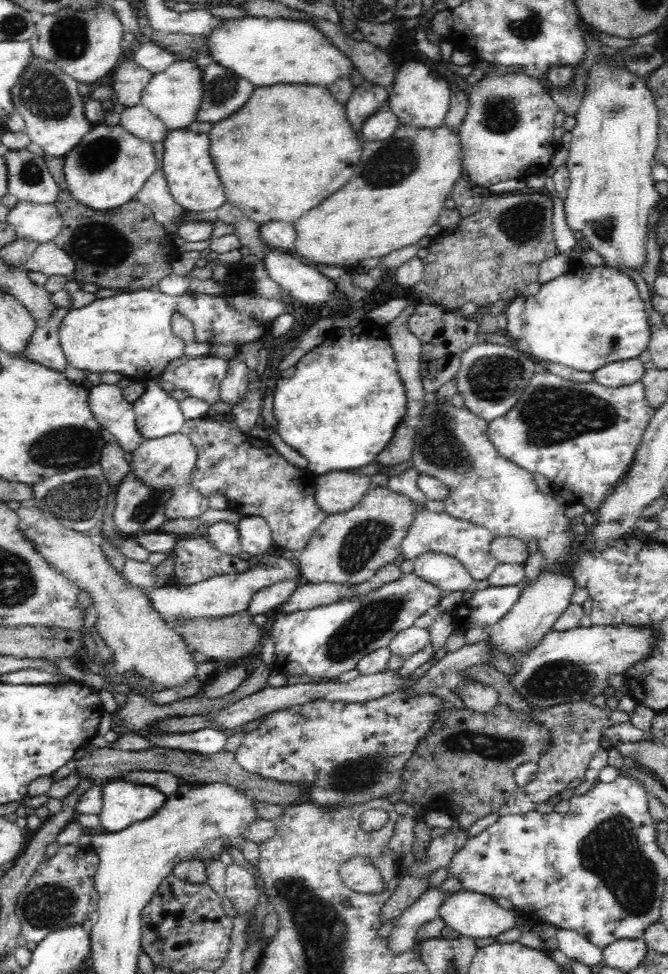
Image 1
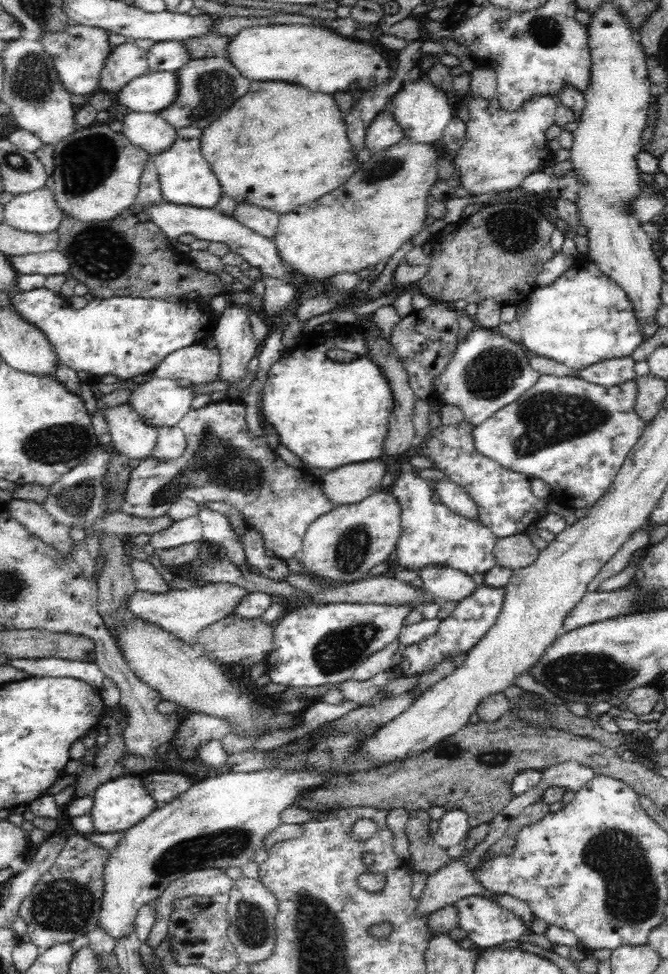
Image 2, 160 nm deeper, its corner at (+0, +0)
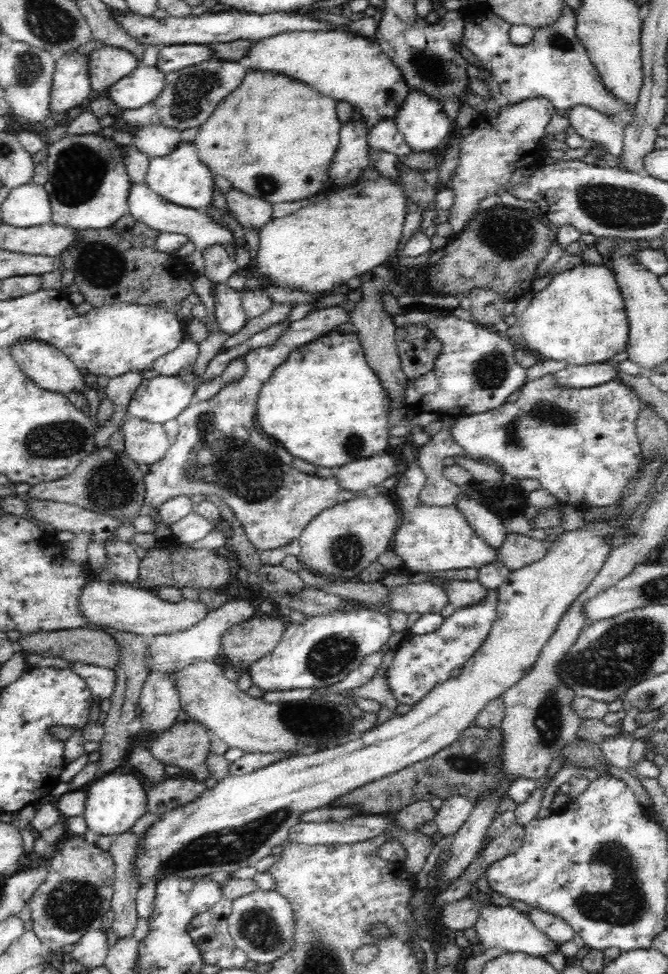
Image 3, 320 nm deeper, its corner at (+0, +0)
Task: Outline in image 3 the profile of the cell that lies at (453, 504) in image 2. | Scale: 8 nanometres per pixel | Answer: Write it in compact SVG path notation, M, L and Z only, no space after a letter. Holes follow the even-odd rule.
M461 489L462 494L457 497L454 507L458 508L468 524L474 529L476 536L494 550L498 550L506 538L506 528L503 521L494 516L492 512L486 509L485 504L479 504L476 500L471 500Z

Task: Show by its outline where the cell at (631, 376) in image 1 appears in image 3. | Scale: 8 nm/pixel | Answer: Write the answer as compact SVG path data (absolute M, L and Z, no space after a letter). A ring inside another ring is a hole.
M615 362L567 365L551 375L563 388L590 388L612 381L616 375L620 375L620 372Z

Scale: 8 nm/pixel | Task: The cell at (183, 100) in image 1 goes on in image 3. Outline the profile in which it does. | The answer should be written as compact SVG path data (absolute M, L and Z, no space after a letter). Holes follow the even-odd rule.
M143 64L129 75L112 83L108 88L108 99L121 109L129 111L152 104L164 90L165 74L158 67Z

